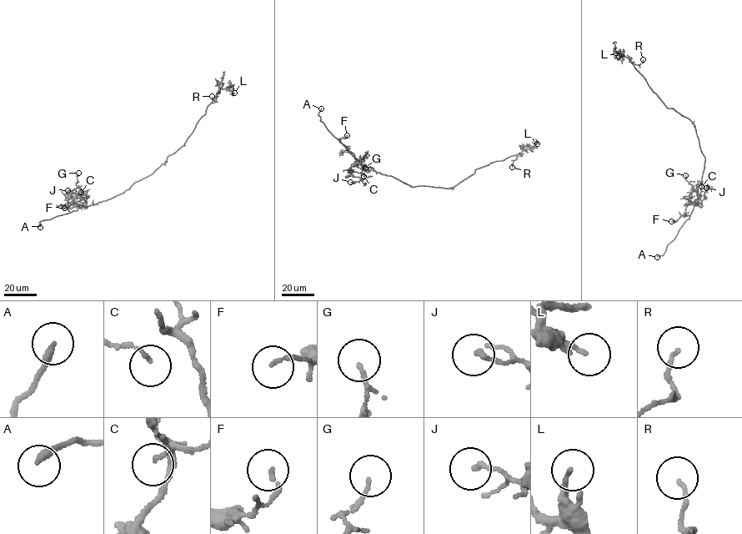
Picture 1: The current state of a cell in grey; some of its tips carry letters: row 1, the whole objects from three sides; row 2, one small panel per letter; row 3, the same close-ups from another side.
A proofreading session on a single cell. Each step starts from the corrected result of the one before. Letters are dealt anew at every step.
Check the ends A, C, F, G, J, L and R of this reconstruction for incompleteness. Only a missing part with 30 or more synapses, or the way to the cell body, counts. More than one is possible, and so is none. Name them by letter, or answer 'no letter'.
A

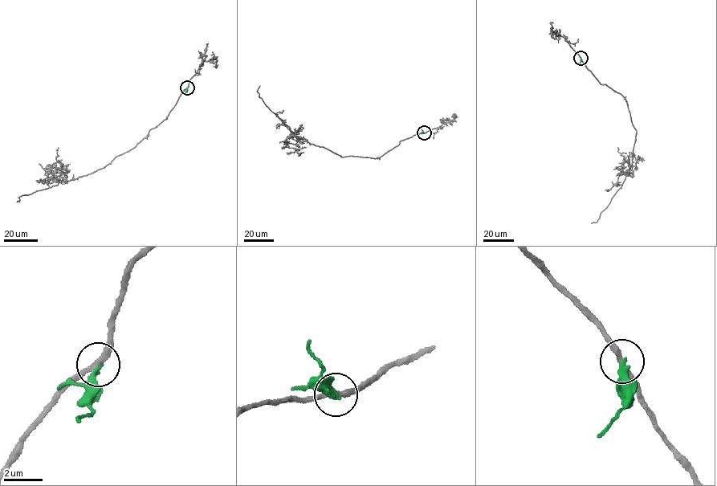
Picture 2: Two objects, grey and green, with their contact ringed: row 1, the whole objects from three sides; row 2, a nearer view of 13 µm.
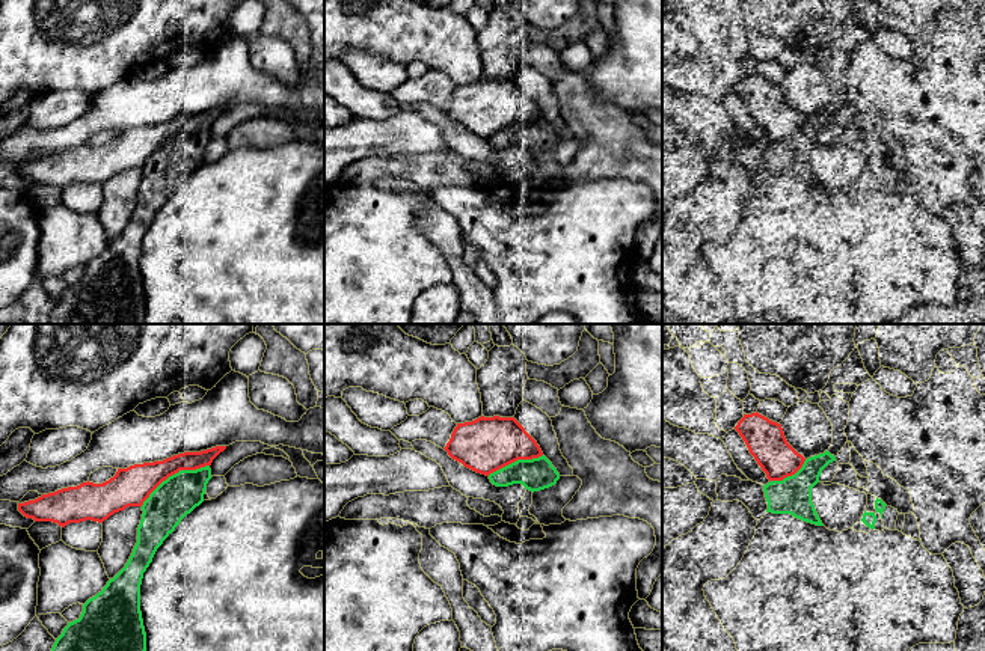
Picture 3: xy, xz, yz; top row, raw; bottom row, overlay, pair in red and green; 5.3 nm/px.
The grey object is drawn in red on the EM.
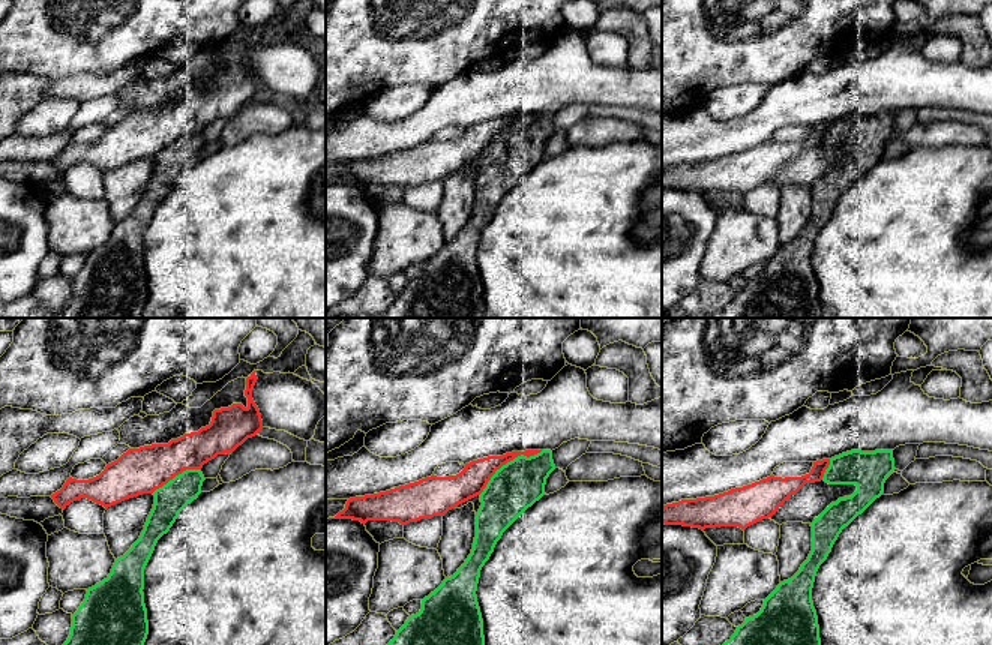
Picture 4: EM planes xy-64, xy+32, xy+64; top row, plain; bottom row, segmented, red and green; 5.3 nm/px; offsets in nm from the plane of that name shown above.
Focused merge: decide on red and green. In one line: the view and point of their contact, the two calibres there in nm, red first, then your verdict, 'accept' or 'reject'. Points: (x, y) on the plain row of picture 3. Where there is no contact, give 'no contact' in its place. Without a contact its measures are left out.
xy (174, 136) | 200/220 nm | reject

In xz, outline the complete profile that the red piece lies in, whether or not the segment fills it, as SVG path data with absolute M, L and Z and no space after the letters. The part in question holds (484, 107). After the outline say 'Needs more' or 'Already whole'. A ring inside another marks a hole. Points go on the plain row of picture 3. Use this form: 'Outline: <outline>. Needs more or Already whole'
Outline: M478 80L457 86L443 110L465 130L489 139L517 124L543 118L537 104L514 80Z. Already whole

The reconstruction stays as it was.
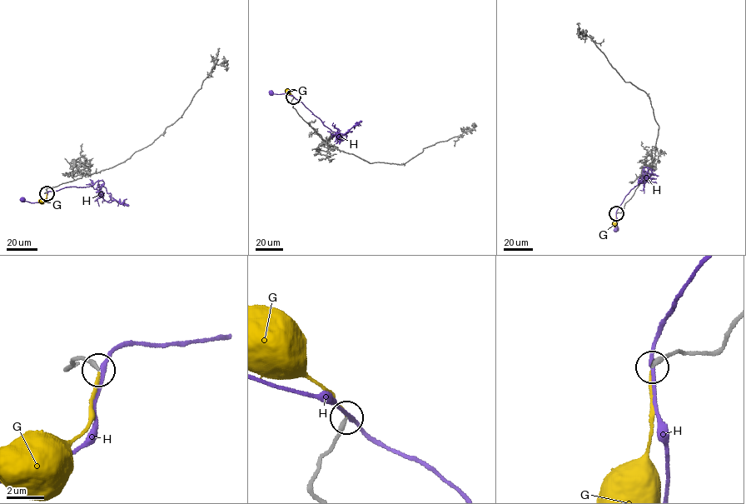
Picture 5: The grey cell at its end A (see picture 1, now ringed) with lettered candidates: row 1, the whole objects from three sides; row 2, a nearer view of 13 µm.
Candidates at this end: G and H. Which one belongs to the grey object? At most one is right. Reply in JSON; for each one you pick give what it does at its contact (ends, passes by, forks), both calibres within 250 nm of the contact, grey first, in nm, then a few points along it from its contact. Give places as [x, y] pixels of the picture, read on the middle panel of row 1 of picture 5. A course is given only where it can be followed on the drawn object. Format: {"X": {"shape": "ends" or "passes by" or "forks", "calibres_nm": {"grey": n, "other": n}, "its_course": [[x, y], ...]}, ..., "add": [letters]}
{"G": {"shape": "ends", "calibres_nm": {"grey": 240, "other": 140}}, "add": ["G"]}

